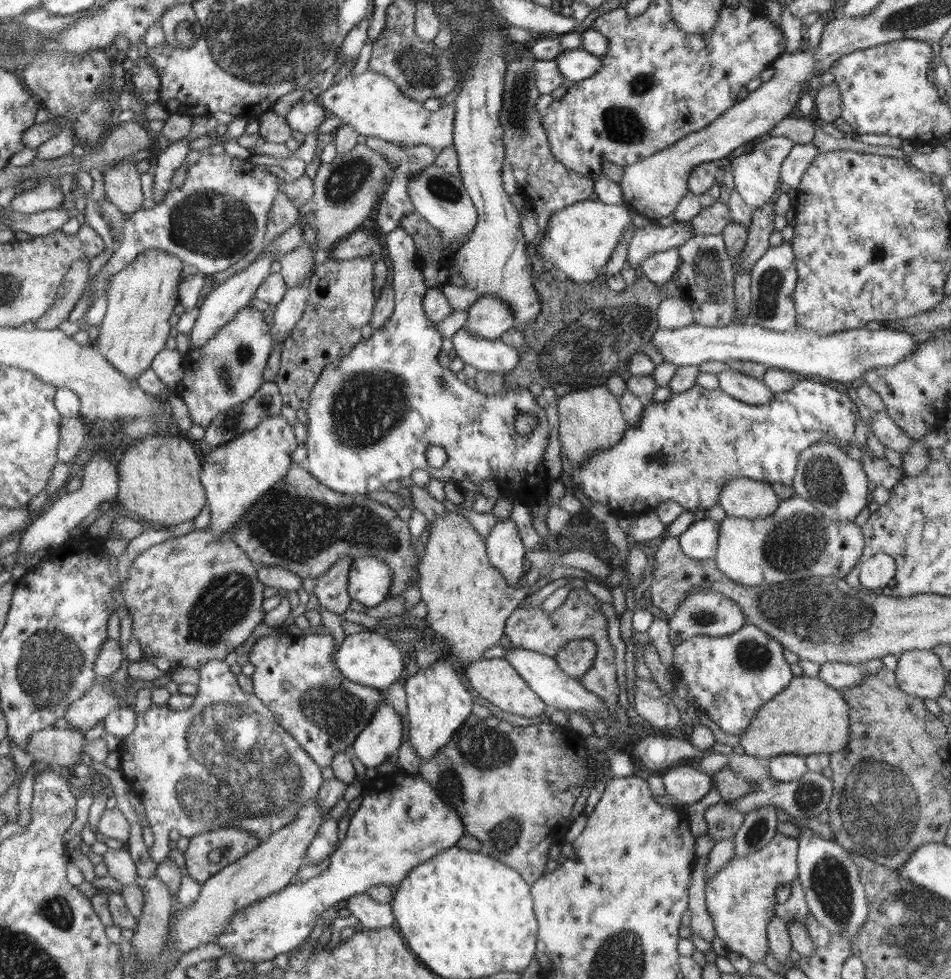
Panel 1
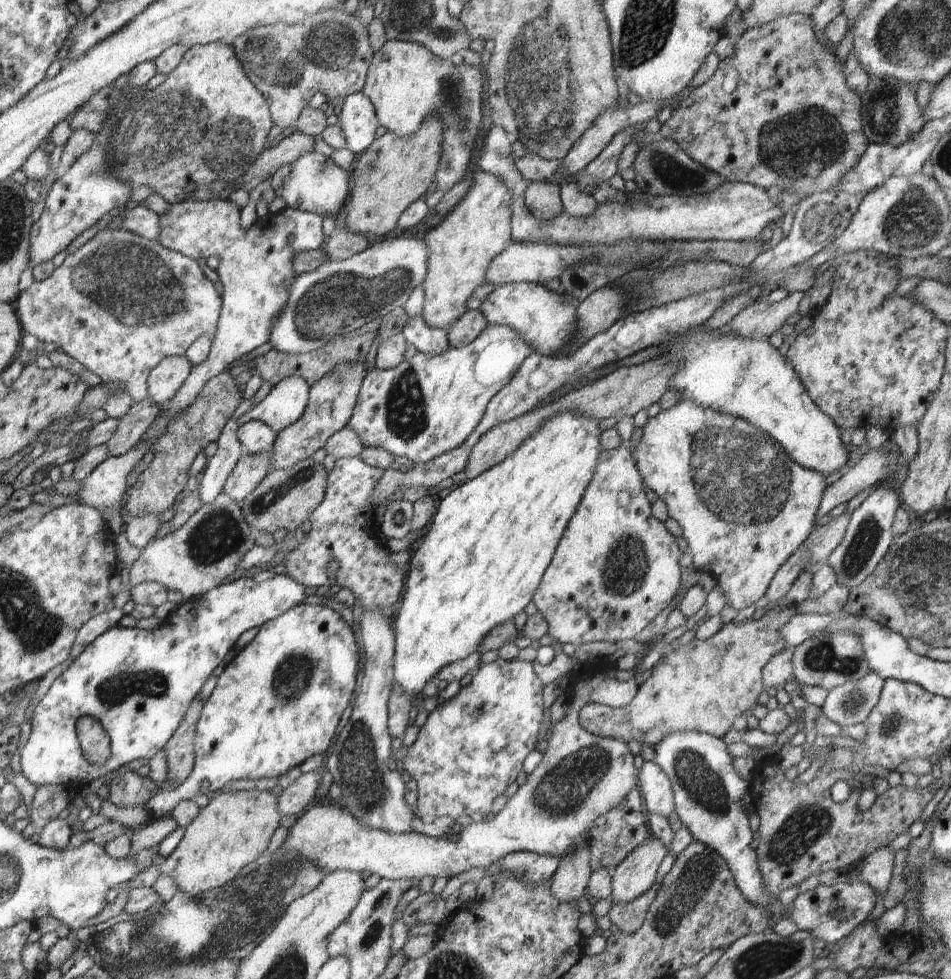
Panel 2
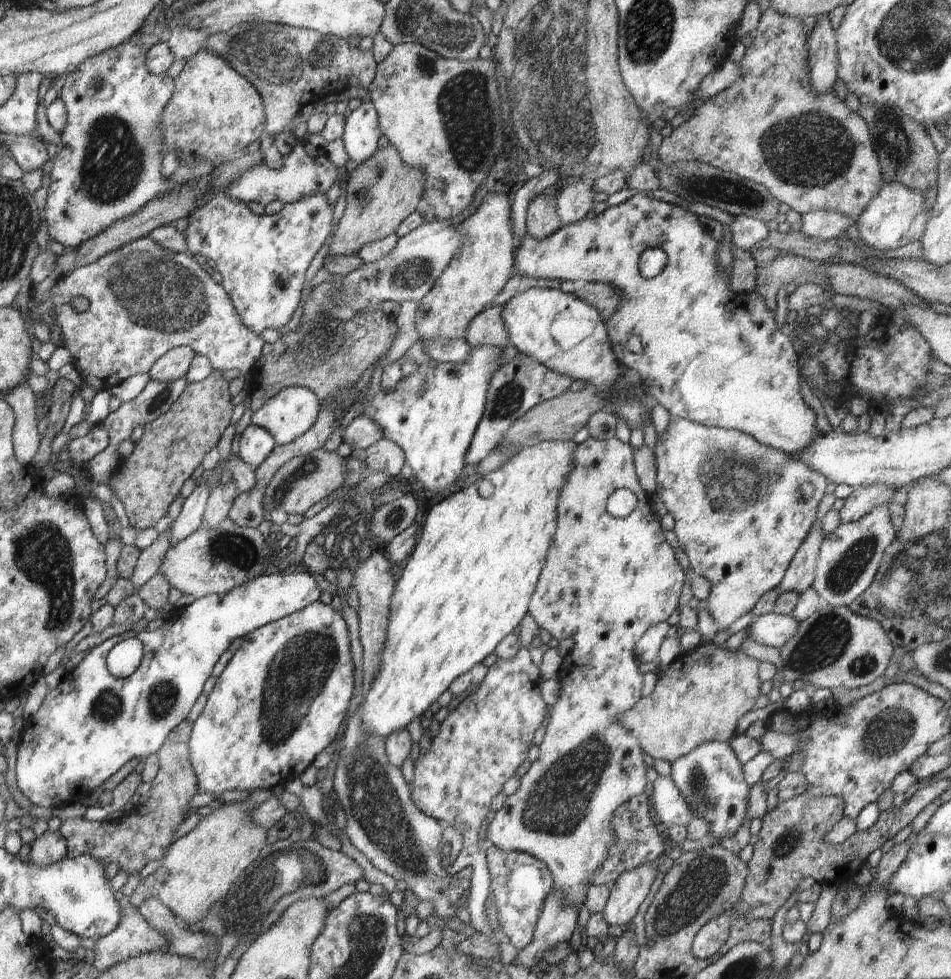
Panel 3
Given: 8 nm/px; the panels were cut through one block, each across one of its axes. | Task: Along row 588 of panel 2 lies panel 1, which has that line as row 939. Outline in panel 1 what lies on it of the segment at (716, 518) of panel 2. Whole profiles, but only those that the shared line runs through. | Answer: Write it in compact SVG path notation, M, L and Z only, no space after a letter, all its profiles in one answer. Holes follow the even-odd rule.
M777 833L768 845L748 857L736 857L708 879L705 887L706 906L714 923L715 933L730 951L745 956L750 962L763 962L770 952L767 926L776 916L778 886L798 878L799 843L797 838Z

